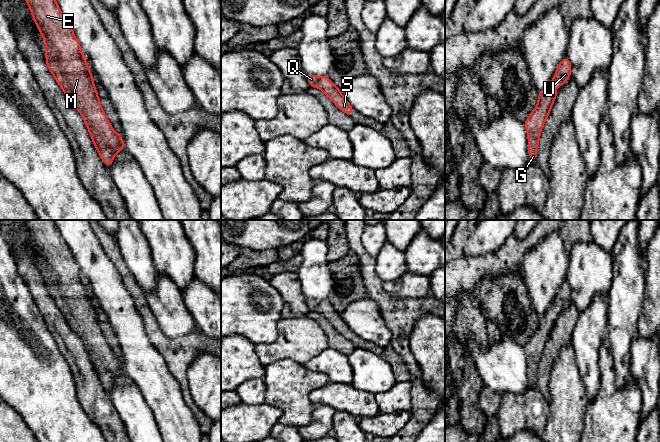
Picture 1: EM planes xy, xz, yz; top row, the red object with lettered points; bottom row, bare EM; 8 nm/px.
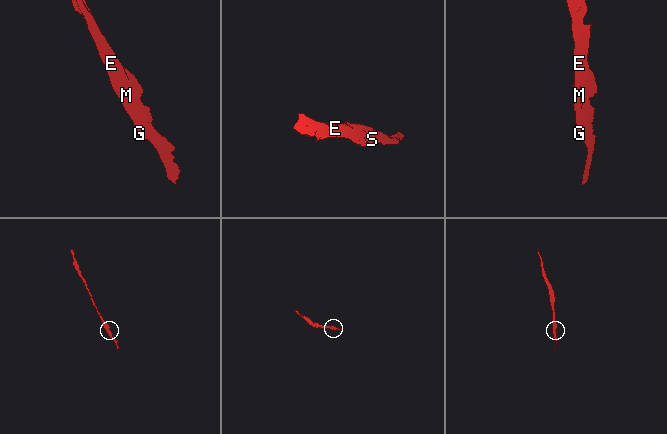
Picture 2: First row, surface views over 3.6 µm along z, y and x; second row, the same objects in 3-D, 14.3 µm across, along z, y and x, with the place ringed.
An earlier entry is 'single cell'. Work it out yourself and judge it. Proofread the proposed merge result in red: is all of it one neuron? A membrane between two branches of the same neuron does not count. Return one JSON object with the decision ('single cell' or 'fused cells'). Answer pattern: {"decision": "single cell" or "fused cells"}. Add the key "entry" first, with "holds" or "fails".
{"entry": "holds", "decision": "single cell"}

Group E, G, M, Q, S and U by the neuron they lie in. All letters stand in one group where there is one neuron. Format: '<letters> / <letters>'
E G M Q S U

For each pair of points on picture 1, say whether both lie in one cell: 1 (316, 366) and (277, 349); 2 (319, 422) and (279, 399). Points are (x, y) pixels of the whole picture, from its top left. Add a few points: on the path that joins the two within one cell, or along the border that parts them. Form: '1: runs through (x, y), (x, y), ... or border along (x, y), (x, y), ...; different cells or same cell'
1: border along (326, 349), (310, 358), (304, 365); different cells
2: border along (315, 406), (312, 420), (297, 428); different cells

